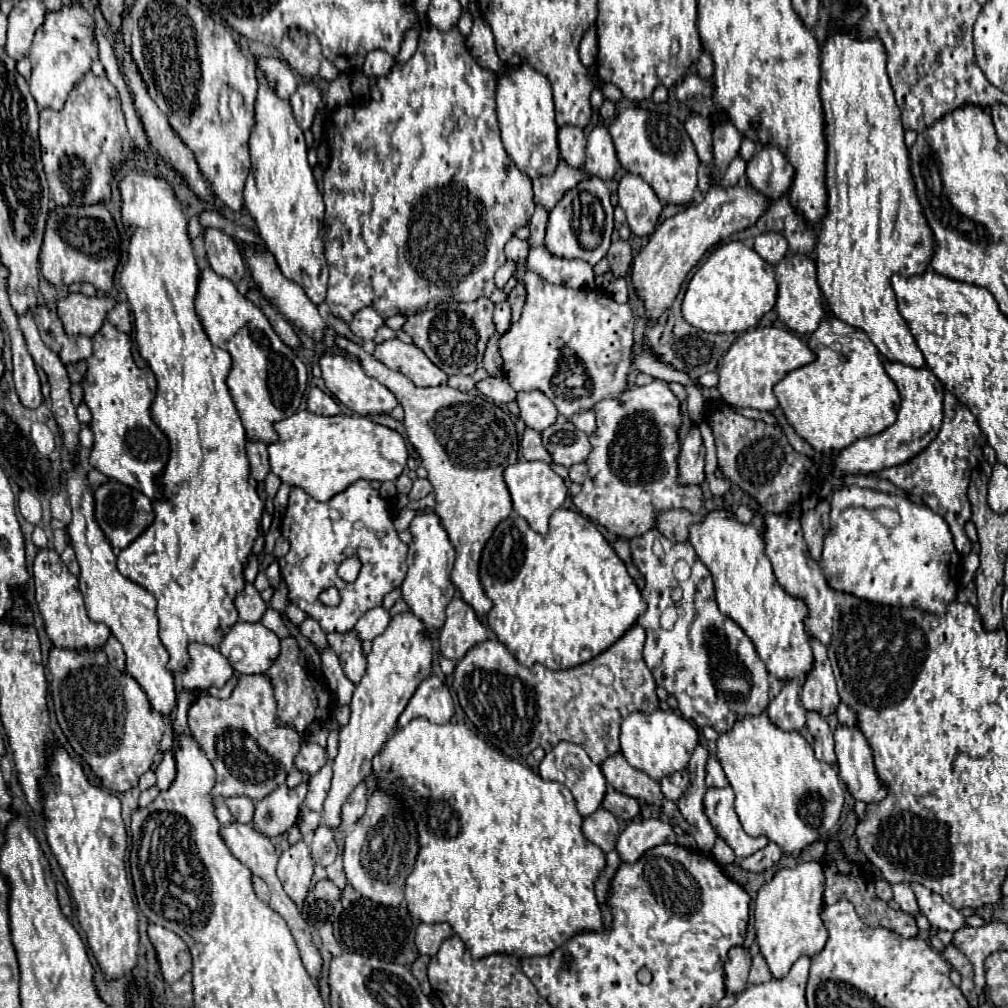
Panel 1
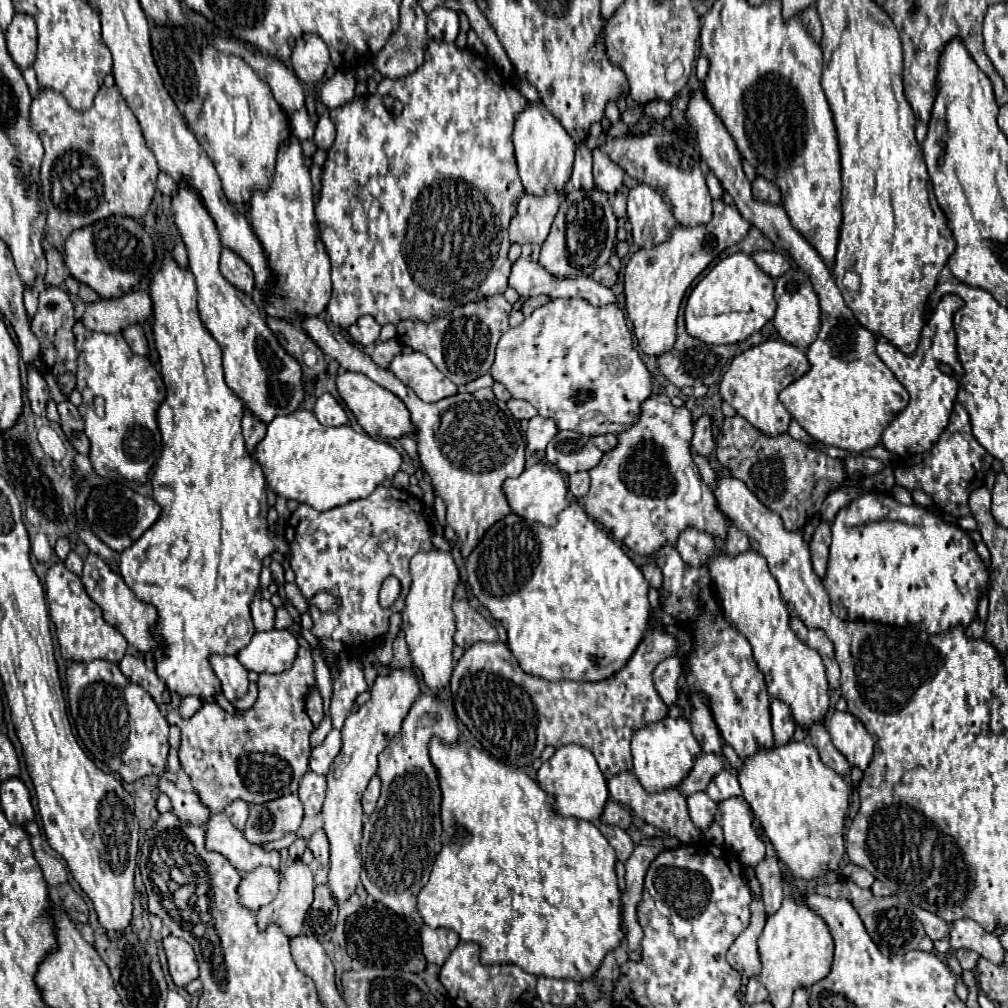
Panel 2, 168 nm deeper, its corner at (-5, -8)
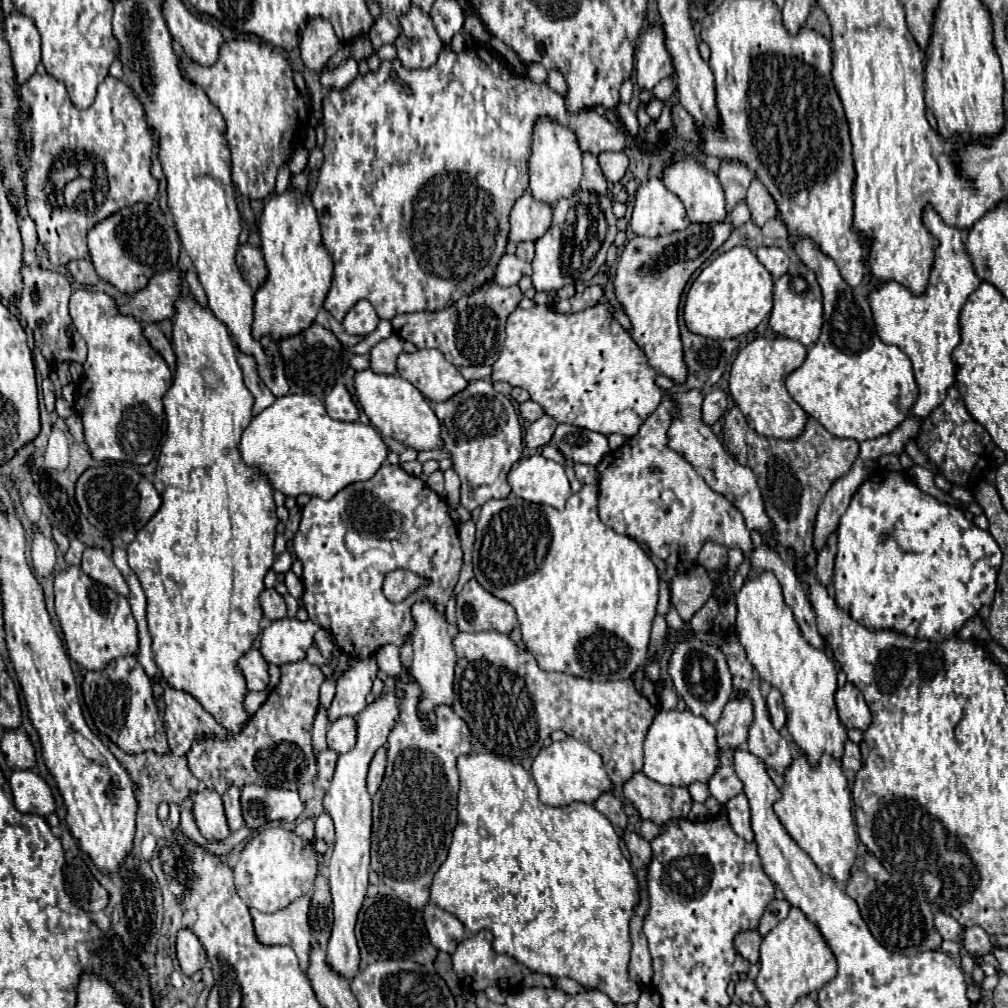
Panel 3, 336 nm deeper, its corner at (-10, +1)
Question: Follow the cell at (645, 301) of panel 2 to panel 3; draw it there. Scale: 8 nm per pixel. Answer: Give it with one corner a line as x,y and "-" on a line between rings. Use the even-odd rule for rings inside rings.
728,219
718,223
692,223
684,231
674,231
654,239
634,237
626,243
620,255
614,289
616,299
632,321
632,337
648,357
650,367
676,383
686,381
686,365
678,331
678,305
682,291
692,273
732,235
732,231
734,227

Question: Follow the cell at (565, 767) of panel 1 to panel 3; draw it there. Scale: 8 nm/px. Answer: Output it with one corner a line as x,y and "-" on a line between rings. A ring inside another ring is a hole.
566,737
564,741
544,747
532,763
532,777
540,789
540,801
552,807
564,807
574,801
594,803
602,793
610,791
612,787
600,755
592,751
592,747
588,747
586,743
576,741
574,737

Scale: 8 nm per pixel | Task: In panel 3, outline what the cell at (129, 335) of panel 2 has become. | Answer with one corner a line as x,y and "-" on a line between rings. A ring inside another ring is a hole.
152,323
152,325
146,325
144,327
144,337
148,339
148,343
164,357
164,361
168,363
168,367
174,373
176,369
176,357
174,357
174,351
172,351
172,345
170,341
162,335
162,331

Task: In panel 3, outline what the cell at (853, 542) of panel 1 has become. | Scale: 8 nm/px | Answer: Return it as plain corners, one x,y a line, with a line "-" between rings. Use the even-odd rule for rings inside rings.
884,471
884,475
872,475
870,479
866,479
860,489
854,493
850,507
846,509
846,513
840,517
840,525
838,525
838,555
836,555
836,565
834,565
834,589
836,589
836,605
846,611
850,617
854,617
858,623
864,623
868,629
896,629
914,637
924,637
930,641
942,641
950,635
954,635
956,631
962,629
962,625
970,619
976,617
982,605
990,605
994,599
994,591
996,591
996,575
1002,563
1002,551
998,547
998,543
994,541
994,537
988,531
978,529
970,519
966,519
966,515
960,509
954,509
950,505
940,503
938,499
926,495
924,491
920,491
916,487
916,483
912,483
910,479
906,479
900,473
892,473
892,471

